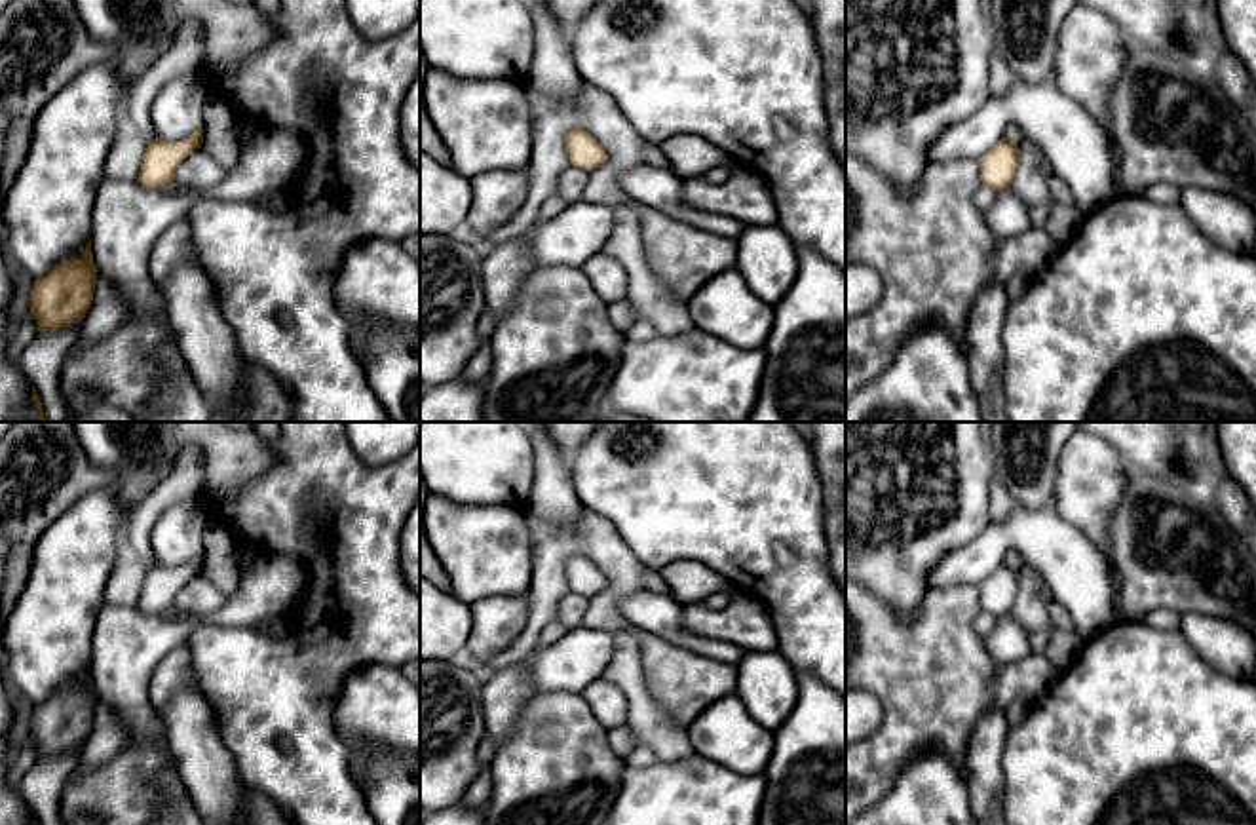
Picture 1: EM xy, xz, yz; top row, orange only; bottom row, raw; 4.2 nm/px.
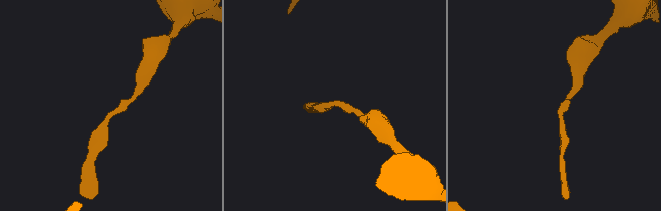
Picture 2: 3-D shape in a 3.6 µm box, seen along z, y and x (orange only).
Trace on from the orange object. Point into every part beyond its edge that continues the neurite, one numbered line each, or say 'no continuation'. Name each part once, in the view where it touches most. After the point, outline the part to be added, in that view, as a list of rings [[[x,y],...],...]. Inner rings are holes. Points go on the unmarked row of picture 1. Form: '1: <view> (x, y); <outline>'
no continuation

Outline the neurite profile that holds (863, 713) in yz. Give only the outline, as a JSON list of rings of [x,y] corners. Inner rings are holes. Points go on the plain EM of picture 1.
[[[865,690],[846,692],[846,743],[870,736],[882,722],[880,701]]]

